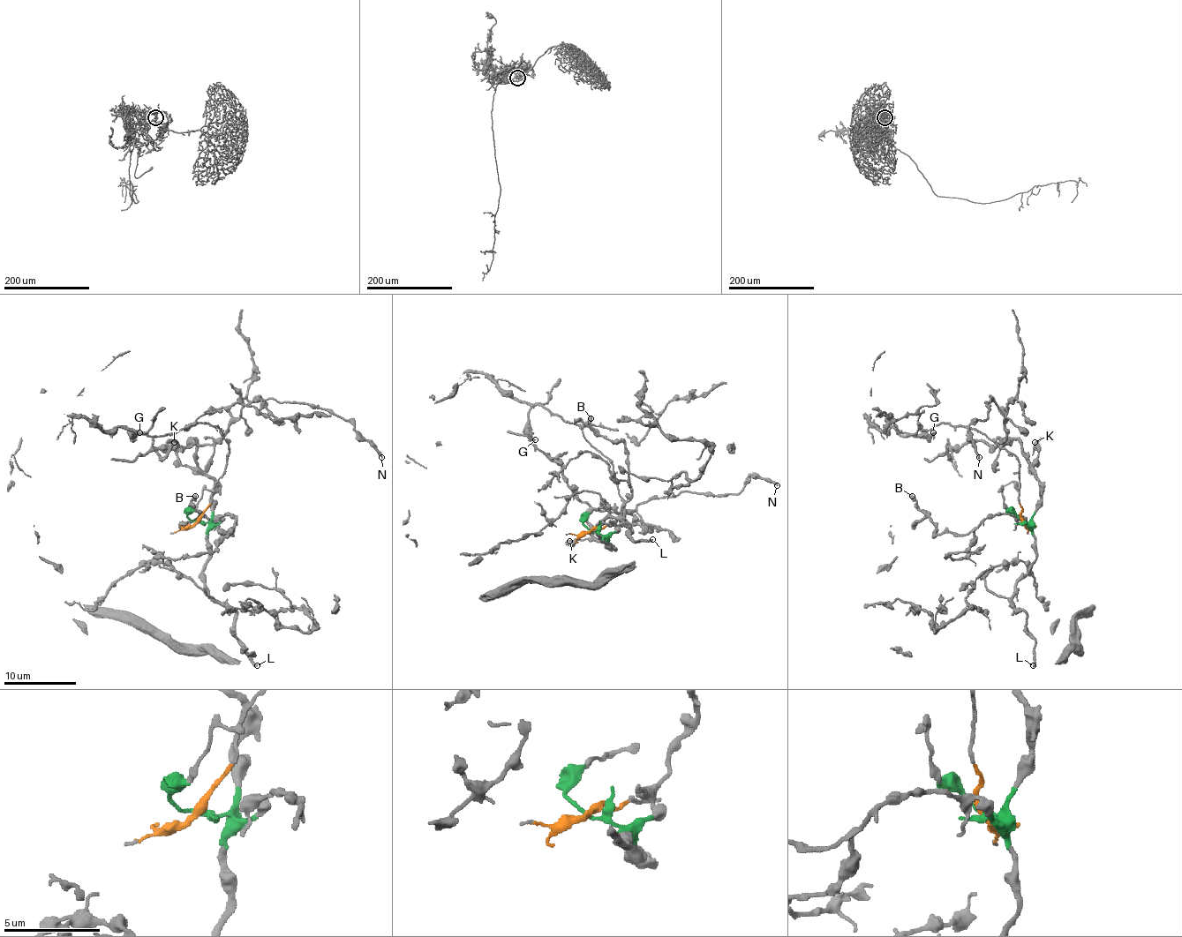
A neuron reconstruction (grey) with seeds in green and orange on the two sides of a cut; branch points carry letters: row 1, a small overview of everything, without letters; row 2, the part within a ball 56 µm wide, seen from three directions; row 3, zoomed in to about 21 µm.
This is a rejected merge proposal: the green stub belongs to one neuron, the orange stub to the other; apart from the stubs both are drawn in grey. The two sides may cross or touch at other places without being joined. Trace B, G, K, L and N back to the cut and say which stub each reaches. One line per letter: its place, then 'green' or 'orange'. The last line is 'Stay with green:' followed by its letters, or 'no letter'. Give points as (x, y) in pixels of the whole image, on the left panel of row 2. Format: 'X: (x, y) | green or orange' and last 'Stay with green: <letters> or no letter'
B: (195, 496) | green
G: (139, 432) | orange
K: (174, 442) | green
L: (257, 665) | green
N: (381, 457) | green
Stay with green: B, K, L, N

